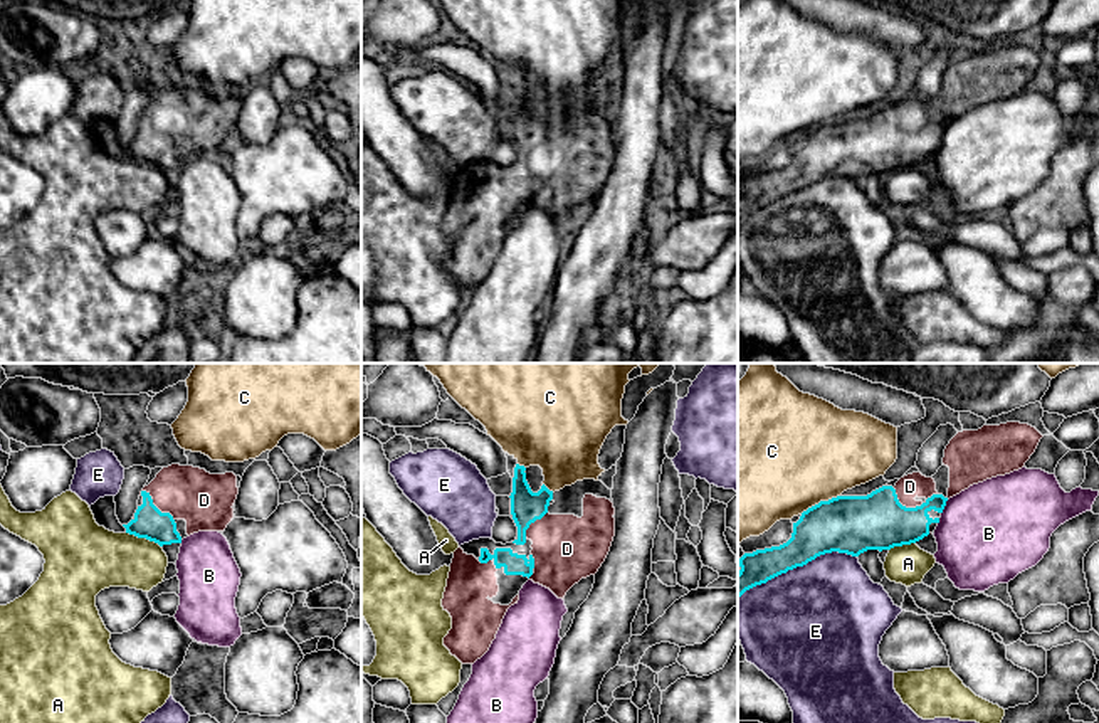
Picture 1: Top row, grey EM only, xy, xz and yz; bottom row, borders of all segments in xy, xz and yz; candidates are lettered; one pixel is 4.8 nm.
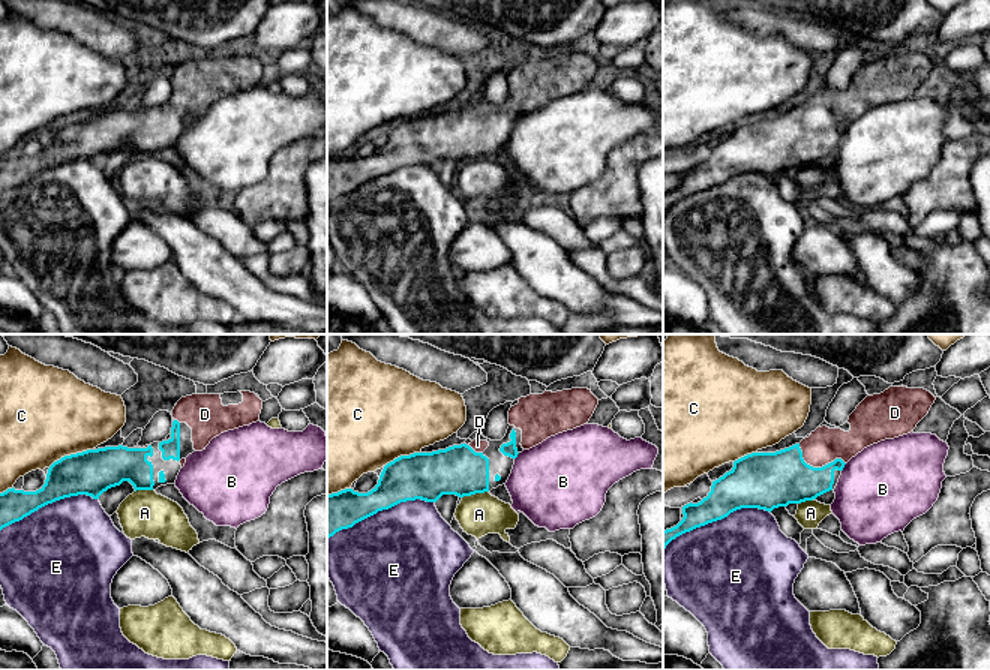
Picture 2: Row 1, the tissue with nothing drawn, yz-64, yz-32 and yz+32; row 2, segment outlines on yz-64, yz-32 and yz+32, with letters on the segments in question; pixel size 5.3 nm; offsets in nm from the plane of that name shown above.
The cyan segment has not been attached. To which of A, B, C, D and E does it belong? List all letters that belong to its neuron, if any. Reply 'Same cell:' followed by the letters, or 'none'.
Same cell: D

